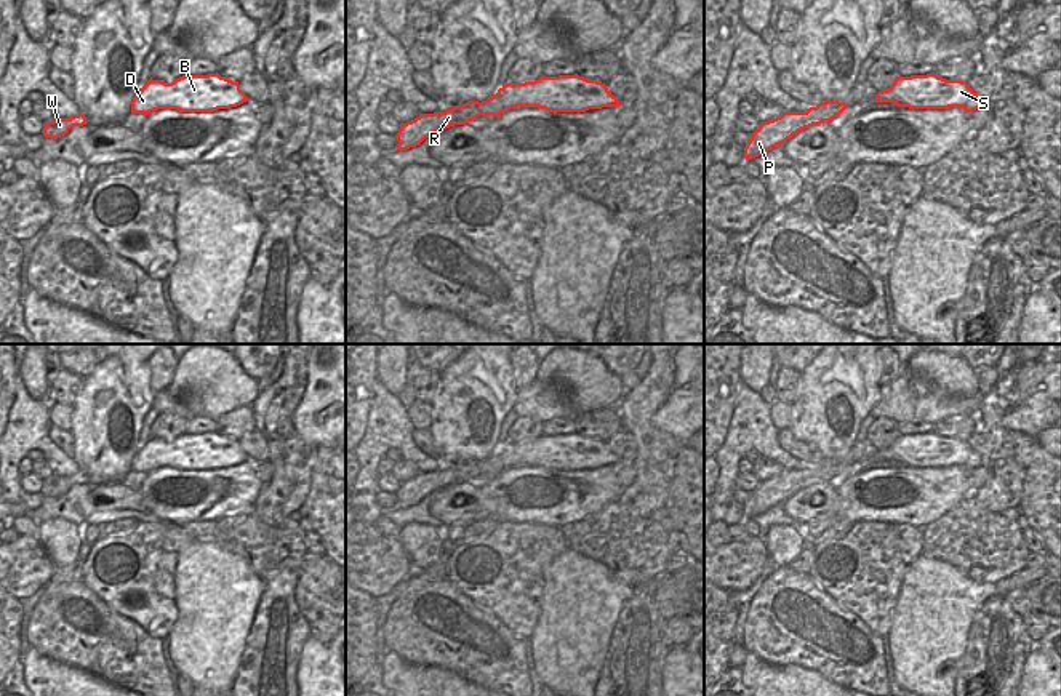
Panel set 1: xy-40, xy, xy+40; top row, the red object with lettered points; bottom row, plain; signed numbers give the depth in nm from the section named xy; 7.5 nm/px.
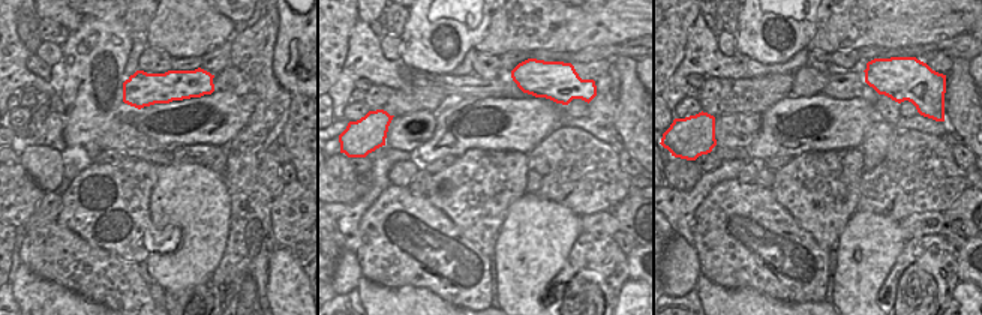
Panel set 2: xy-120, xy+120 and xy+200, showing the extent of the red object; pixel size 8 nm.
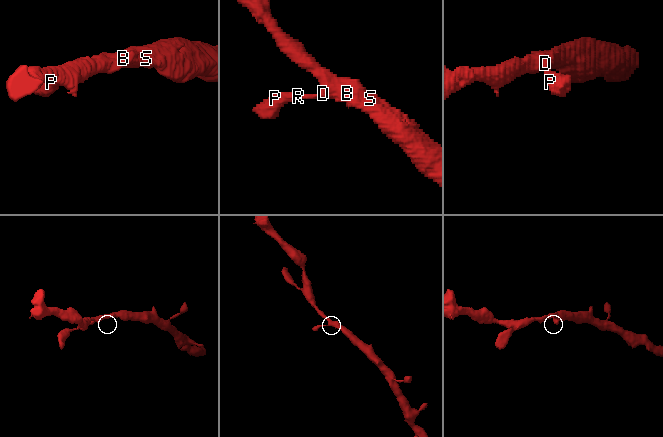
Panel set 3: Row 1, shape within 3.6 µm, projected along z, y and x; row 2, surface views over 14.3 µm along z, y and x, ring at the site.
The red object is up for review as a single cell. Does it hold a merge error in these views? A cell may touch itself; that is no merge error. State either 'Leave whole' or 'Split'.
Leave whole

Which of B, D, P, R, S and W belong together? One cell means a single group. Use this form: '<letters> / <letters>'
B D P R S W

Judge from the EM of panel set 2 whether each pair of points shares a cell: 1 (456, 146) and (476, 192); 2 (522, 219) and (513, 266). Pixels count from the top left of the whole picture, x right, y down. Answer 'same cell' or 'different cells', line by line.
1: different cells
2: same cell

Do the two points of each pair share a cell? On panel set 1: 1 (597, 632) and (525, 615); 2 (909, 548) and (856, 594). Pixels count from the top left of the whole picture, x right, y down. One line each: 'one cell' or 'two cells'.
1: two cells
2: one cell

